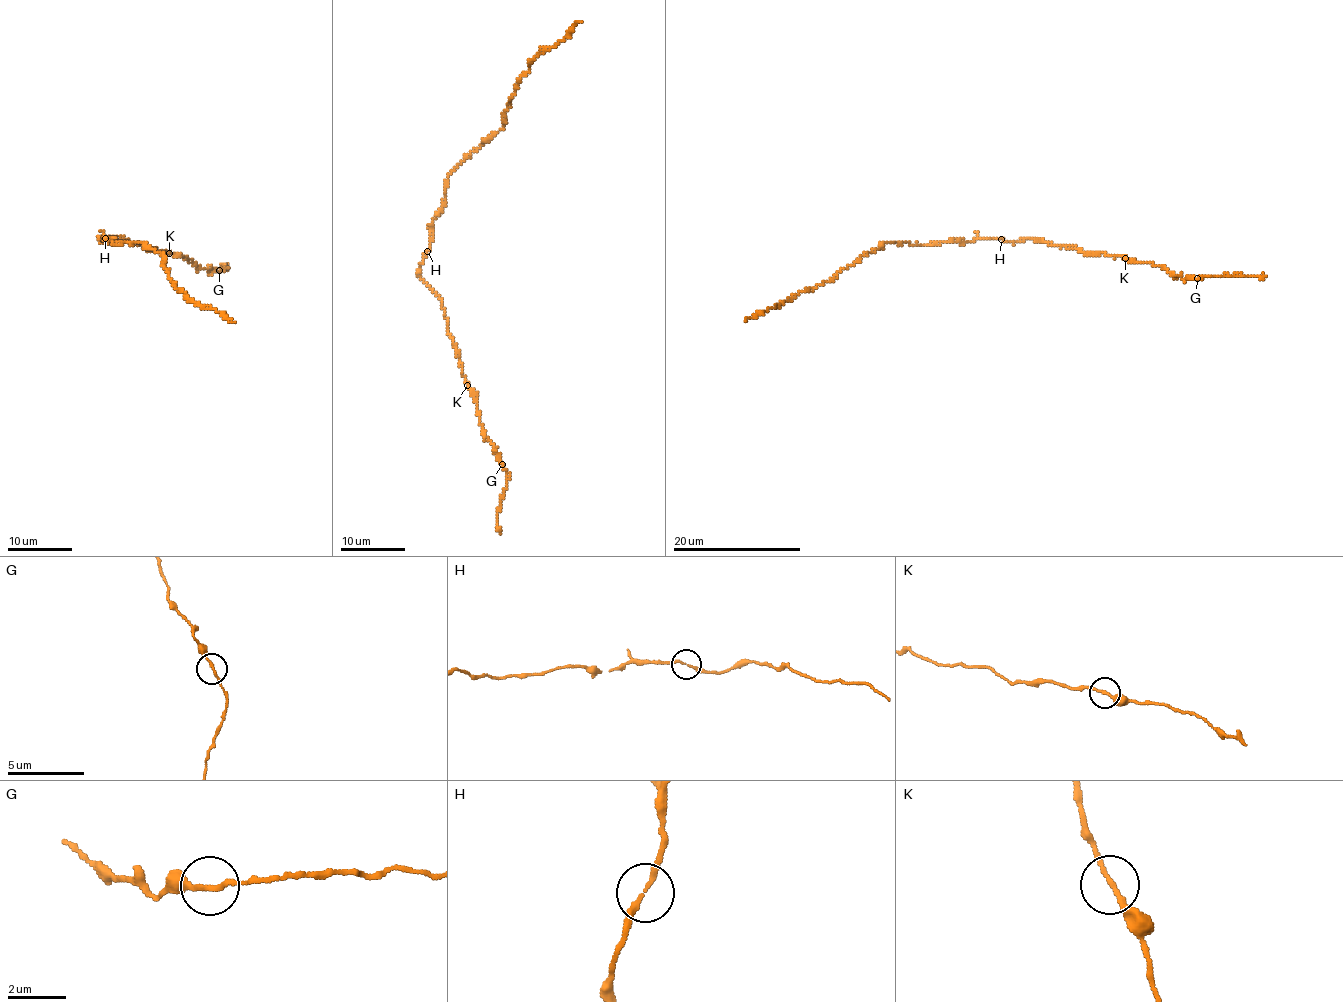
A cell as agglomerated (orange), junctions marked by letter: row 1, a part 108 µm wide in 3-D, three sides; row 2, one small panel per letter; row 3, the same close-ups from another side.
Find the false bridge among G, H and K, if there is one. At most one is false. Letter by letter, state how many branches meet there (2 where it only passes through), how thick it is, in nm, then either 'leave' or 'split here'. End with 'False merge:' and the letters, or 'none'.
G: branches 2; calibre 160 nm; leave
H: branches 2; calibre 160 nm; leave
K: branches 2; calibre 160 nm; leave
False merge: none

